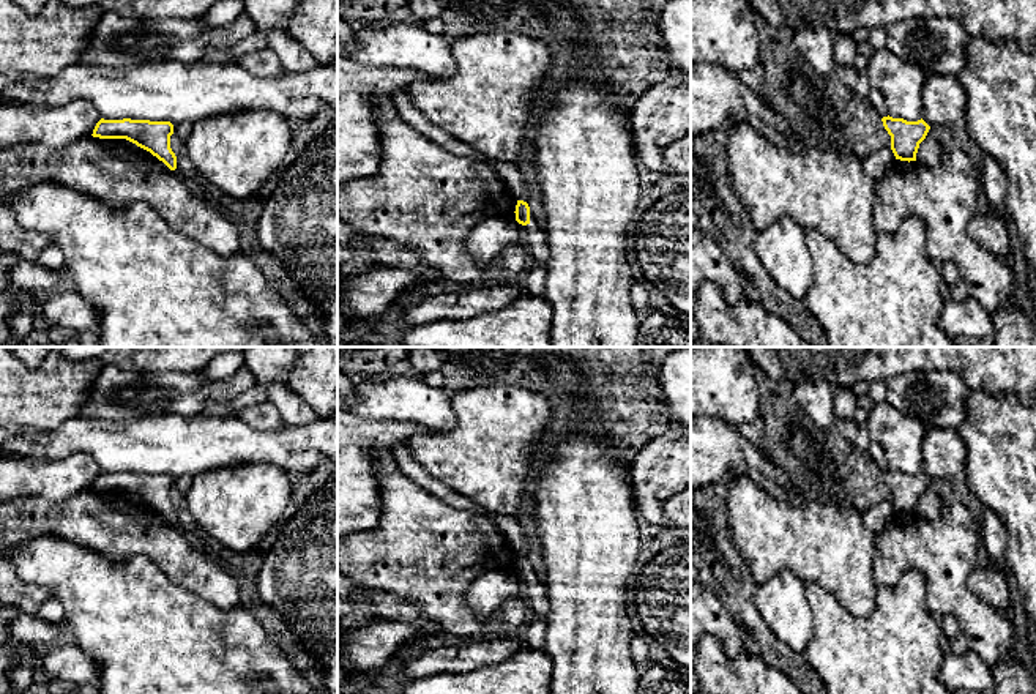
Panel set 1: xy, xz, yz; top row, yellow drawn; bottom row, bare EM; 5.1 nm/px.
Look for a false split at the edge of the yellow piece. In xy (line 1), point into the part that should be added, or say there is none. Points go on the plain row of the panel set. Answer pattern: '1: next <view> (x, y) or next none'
1: next none

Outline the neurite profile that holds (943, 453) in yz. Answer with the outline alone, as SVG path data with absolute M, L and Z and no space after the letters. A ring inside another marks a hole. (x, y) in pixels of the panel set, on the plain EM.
M929 427L922 440L922 473L938 484L967 470L967 448L952 427Z

